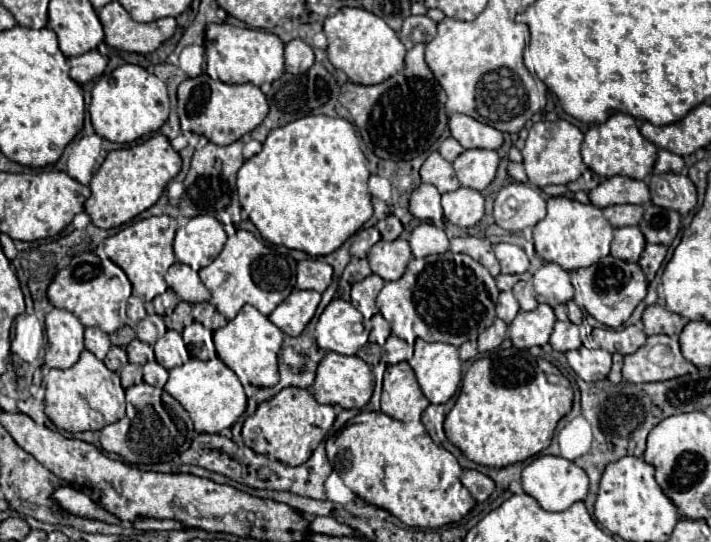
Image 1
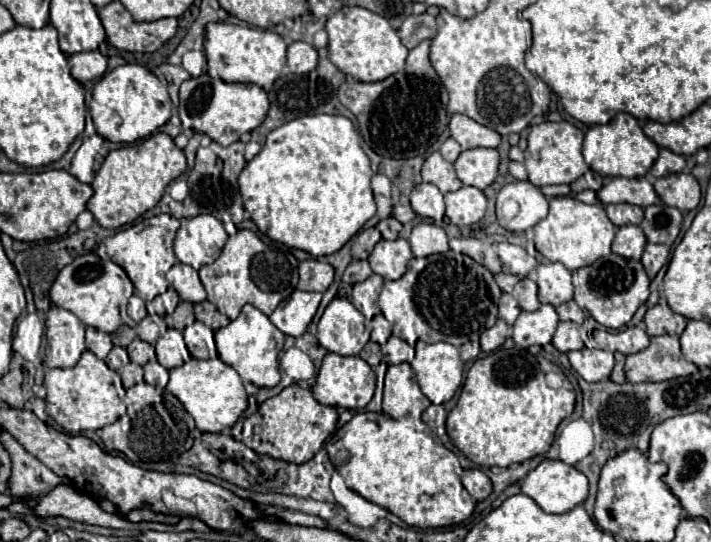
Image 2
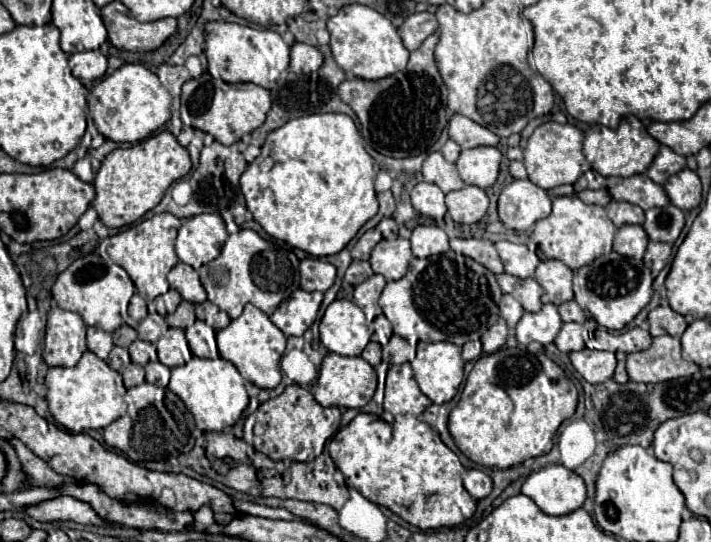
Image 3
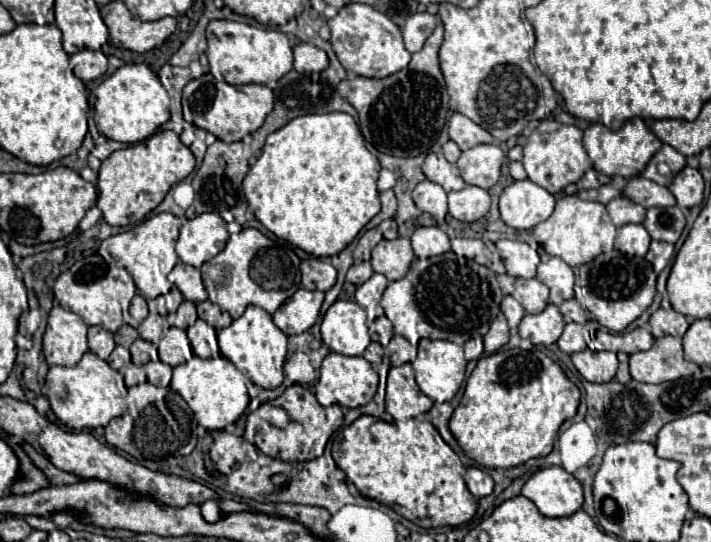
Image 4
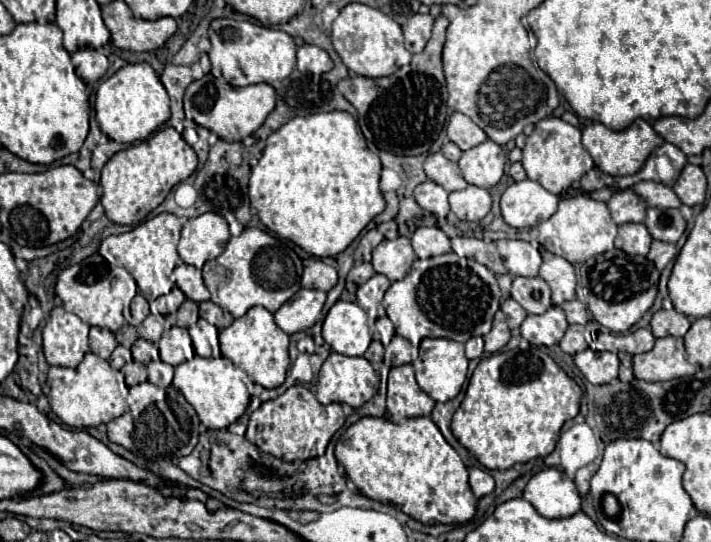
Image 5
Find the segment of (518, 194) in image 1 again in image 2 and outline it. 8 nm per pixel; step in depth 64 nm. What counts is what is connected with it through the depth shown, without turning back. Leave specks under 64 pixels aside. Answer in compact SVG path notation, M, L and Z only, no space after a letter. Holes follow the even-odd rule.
M528 180L510 182L498 192L498 224L510 232L526 232L548 214L548 198Z

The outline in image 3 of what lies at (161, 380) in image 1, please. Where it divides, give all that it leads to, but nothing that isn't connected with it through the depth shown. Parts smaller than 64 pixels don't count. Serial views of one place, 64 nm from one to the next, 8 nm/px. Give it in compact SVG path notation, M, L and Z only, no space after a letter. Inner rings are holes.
M148 362L146 366L146 380L150 384L156 384L156 386L162 386L166 388L168 386L168 380L170 380L170 368L164 366L162 362Z

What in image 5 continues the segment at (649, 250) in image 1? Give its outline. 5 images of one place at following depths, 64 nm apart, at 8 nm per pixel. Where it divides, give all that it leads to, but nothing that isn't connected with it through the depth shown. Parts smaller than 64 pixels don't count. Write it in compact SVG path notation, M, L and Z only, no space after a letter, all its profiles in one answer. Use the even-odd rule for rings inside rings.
M654 240L654 242L652 242L652 248L650 248L650 252L648 252L648 258L656 264L658 270L662 270L670 260L676 258L676 254L678 254L676 244L666 244L666 242Z

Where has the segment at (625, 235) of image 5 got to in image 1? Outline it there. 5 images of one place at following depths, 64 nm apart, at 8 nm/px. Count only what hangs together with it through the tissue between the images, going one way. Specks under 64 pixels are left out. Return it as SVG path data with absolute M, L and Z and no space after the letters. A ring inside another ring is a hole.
M624 226L614 230L614 240L612 240L612 256L626 260L626 262L638 262L642 250L646 246L644 234L640 232L638 226Z

